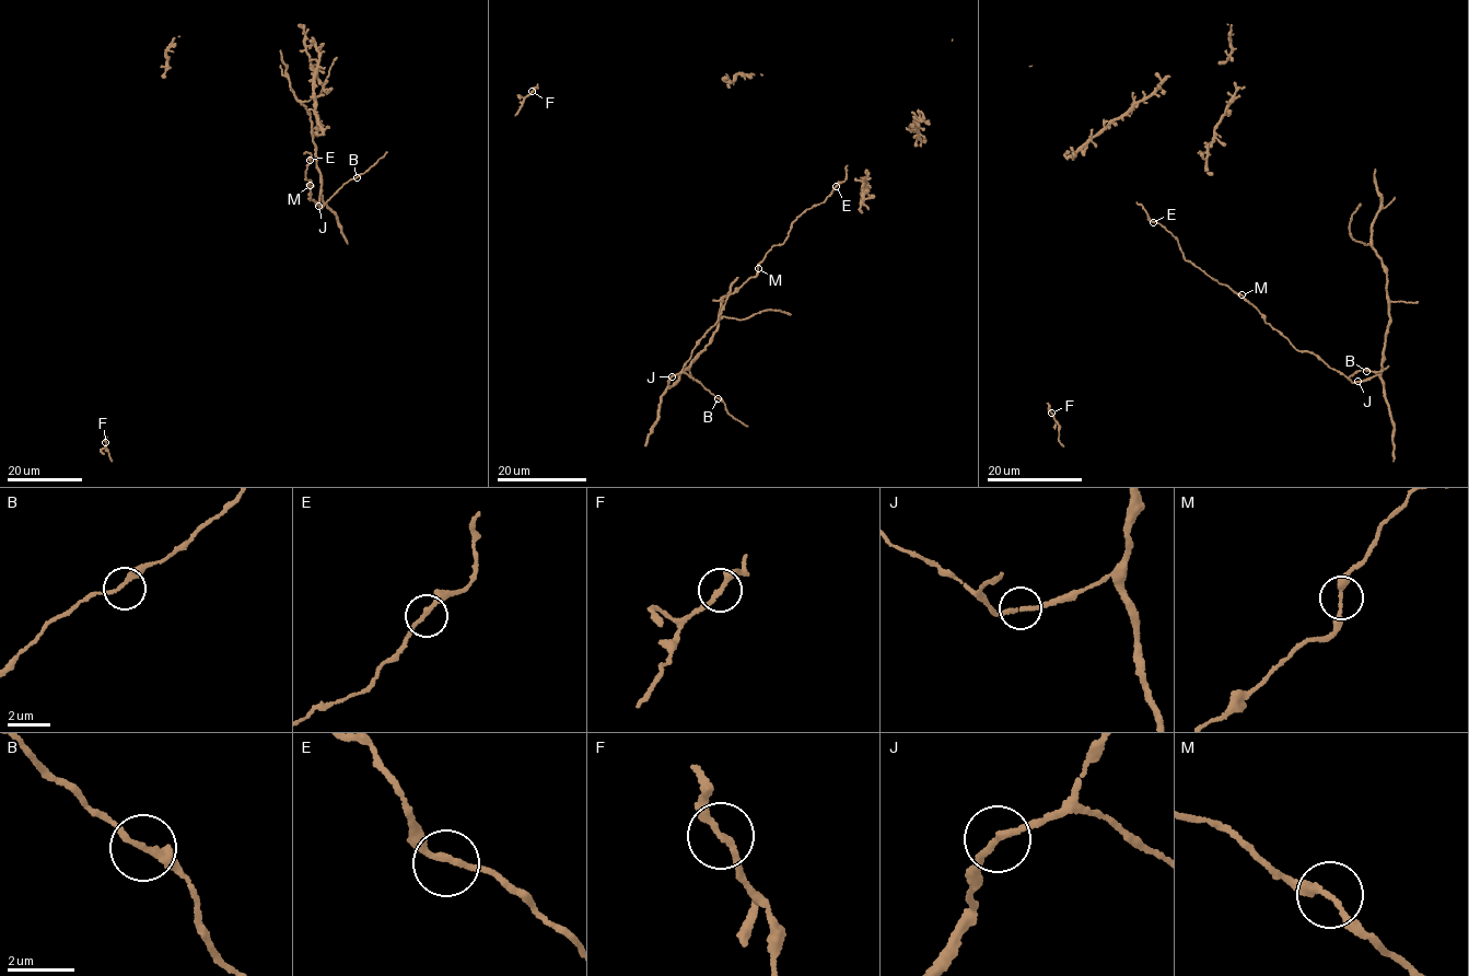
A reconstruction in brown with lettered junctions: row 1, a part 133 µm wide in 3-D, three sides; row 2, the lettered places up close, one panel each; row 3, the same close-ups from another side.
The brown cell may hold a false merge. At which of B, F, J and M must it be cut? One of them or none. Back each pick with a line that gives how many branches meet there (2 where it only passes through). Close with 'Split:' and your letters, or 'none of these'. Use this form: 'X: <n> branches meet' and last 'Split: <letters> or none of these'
Split: none of these

